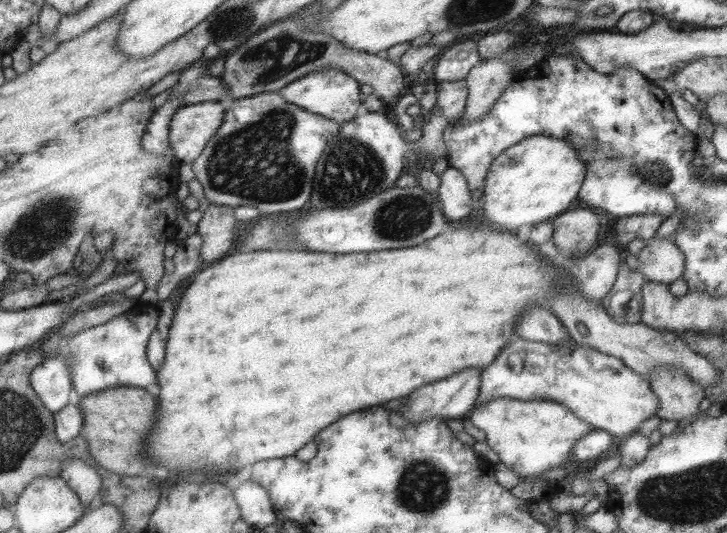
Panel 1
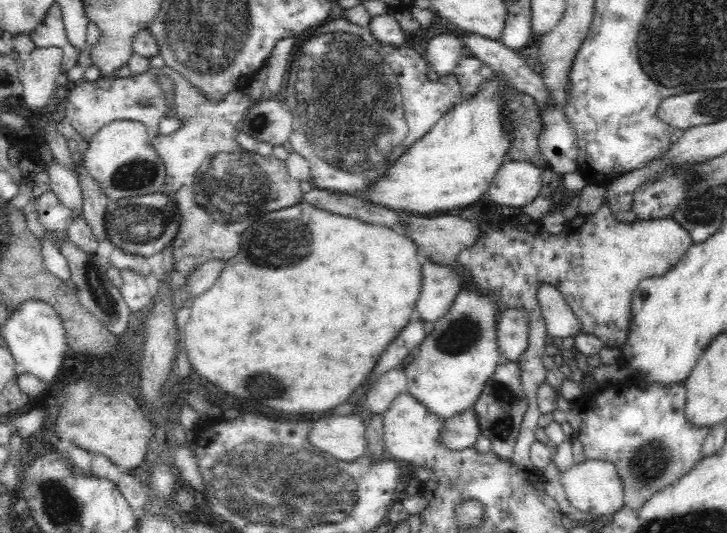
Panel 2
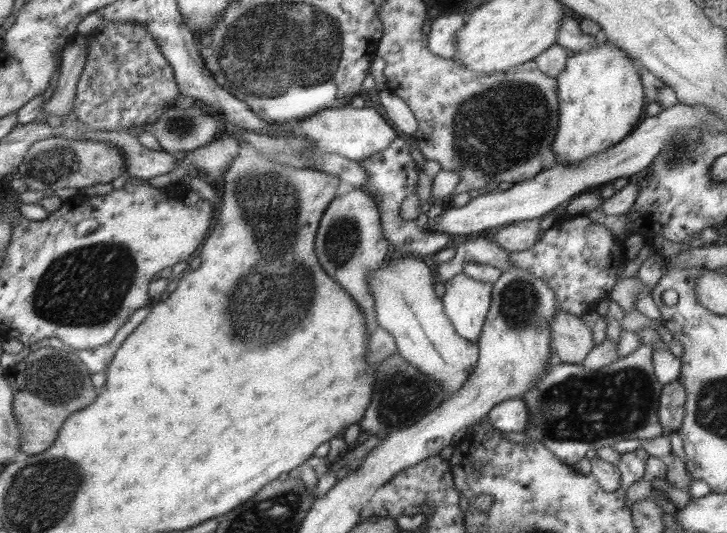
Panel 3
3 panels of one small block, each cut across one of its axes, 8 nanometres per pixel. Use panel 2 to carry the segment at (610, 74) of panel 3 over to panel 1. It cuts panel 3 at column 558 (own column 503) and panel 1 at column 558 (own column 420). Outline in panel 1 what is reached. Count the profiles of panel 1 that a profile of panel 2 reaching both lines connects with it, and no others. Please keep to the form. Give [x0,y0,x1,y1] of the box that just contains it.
[482,135,585,228]

